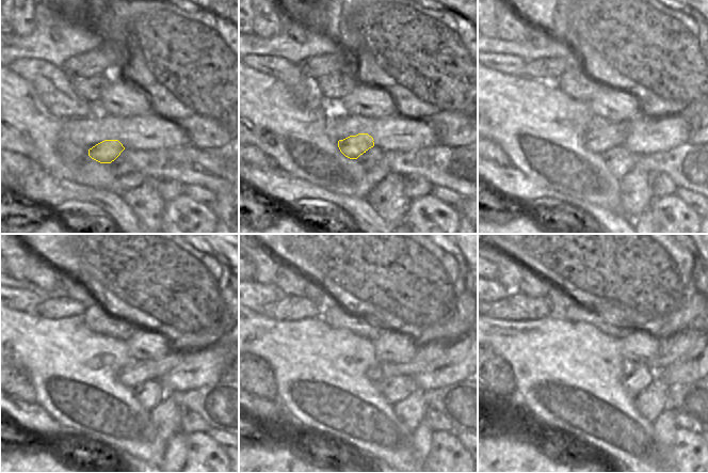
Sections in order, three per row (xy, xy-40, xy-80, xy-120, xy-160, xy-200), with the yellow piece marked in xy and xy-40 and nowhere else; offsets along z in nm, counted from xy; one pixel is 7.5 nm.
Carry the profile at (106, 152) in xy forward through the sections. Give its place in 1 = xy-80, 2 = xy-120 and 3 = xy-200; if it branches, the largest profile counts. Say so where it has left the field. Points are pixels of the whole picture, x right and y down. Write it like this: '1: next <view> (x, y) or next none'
1: next xy-80 (601, 135)
2: next xy-120 (135, 372)
3: next xy-200 (672, 349)

